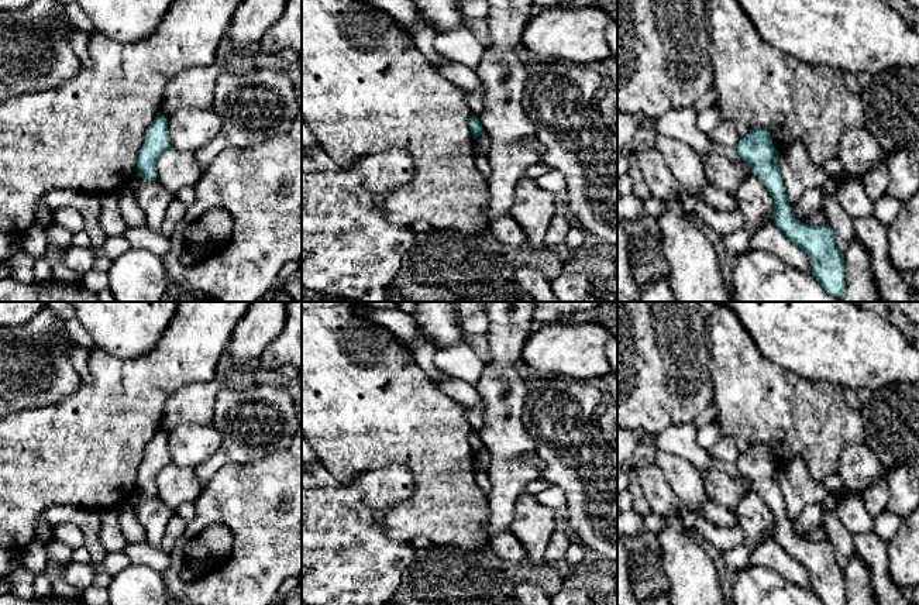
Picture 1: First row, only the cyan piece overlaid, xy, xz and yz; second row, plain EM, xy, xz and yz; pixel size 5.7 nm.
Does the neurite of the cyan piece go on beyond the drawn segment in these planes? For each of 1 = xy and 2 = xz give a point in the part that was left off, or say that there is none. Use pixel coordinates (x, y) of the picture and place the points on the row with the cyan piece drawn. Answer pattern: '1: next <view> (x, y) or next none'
1: next none
2: next none

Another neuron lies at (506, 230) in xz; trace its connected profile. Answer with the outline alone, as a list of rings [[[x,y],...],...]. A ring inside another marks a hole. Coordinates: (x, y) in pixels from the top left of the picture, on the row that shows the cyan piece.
[[[505,214],[499,219],[496,219],[489,226],[489,233],[502,244],[505,245],[514,245],[519,247],[526,243],[527,237],[519,223],[510,217],[509,214]]]

